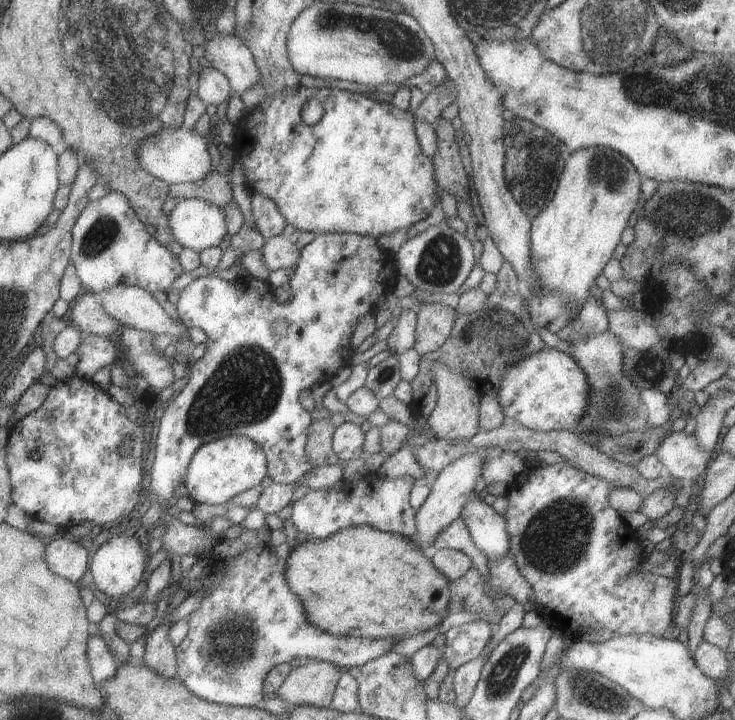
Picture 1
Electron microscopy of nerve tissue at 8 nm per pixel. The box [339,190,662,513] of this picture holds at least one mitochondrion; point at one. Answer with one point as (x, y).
(439, 263)

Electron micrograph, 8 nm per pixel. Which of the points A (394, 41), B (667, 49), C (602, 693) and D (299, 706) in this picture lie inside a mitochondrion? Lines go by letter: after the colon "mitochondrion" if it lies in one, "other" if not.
A: mitochondrion
B: mitochondrion
C: mitochondrion
D: other

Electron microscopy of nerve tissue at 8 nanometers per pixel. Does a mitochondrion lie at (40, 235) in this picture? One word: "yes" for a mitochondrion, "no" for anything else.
no

